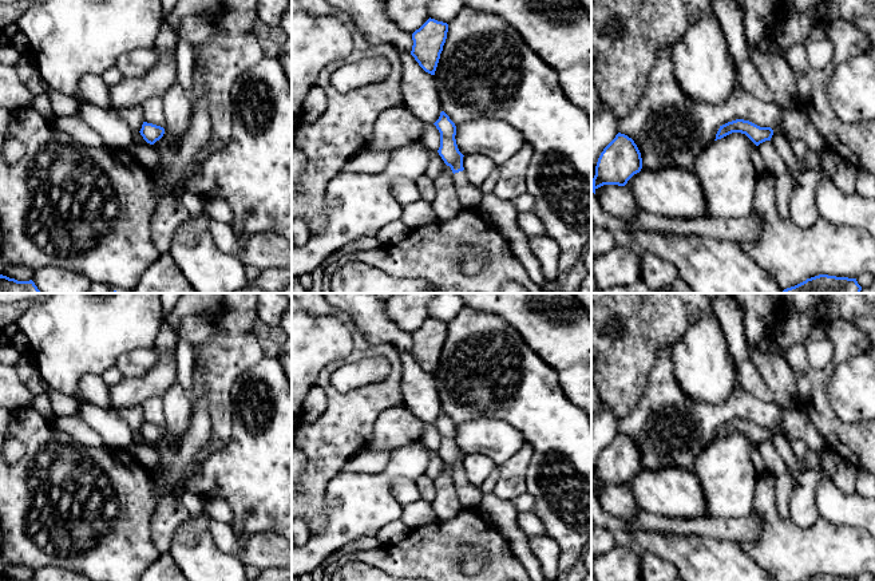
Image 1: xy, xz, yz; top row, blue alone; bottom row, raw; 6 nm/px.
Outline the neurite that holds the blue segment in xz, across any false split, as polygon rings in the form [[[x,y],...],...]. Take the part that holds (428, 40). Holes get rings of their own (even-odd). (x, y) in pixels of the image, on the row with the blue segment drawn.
[[[429,17],[412,33],[413,46],[411,55],[419,66],[431,75],[435,75],[440,54],[447,39],[447,32],[447,23]]]

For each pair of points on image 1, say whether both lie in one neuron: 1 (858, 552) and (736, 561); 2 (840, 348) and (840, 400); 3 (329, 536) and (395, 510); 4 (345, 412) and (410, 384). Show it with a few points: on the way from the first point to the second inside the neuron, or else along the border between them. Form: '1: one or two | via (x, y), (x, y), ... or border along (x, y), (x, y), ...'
1: two | border along (736, 542), (761, 566)
2: two | border along (860, 354), (847, 358), (835, 368), (828, 392)
3: one | via (345, 522), (357, 510), (379, 510)
4: two | border along (400, 356), (400, 395), (404, 404)

